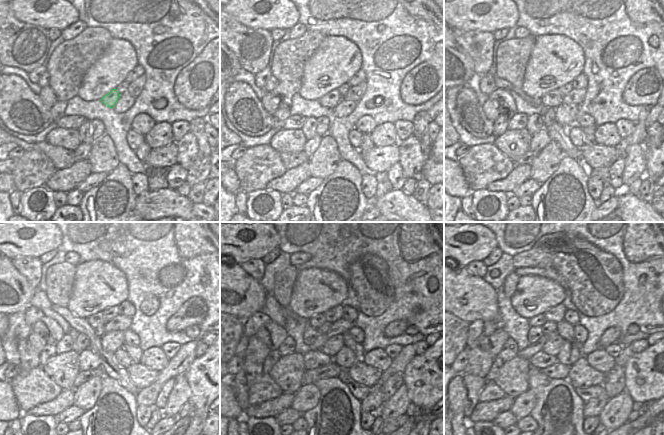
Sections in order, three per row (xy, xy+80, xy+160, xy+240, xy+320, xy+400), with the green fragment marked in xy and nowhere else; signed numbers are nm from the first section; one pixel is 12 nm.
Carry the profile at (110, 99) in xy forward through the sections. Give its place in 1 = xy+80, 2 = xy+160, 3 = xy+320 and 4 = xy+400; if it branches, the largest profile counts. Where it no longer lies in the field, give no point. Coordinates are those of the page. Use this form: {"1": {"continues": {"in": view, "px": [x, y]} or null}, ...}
{"1": {"continues": {"in": "xy+80", "px": [330, 100]}}, "2": {"continues": {"in": "xy+160", "px": [553, 99]}}, "3": {"continues": {"in": "xy+320", "px": [316, 321]}}, "4": {"continues": {"in": "xy+400", "px": [539, 321]}}}

